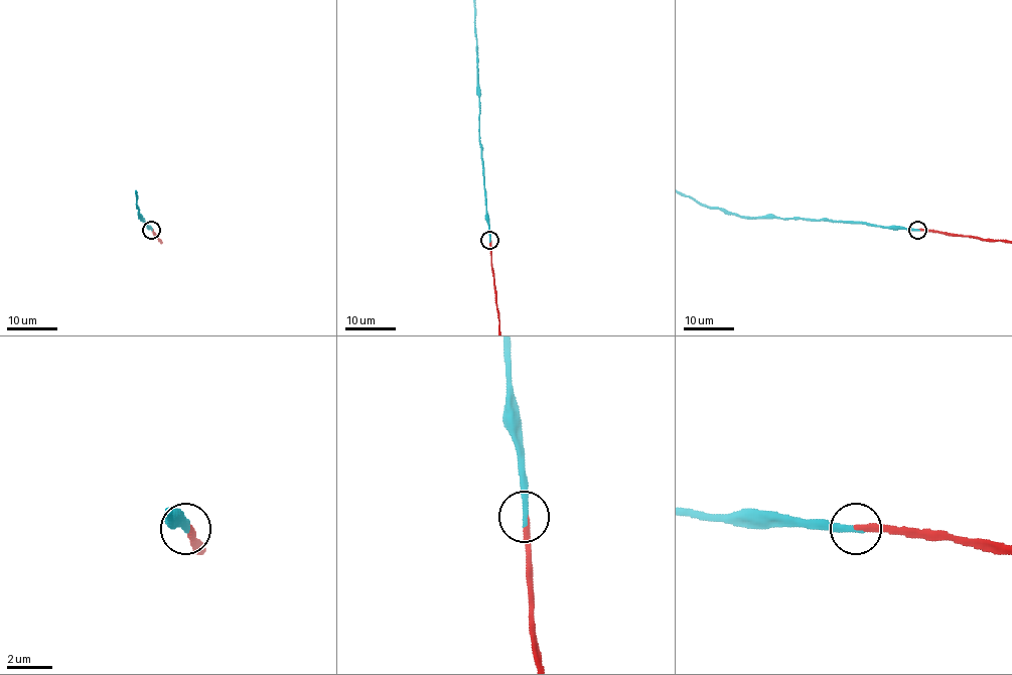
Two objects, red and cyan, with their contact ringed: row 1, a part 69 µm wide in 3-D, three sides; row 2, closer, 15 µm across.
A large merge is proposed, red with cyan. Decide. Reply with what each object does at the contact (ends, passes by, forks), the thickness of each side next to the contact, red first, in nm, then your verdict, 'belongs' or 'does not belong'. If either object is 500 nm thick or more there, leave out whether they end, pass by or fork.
red ends | cyan ends | 280/280 nm | belongs

